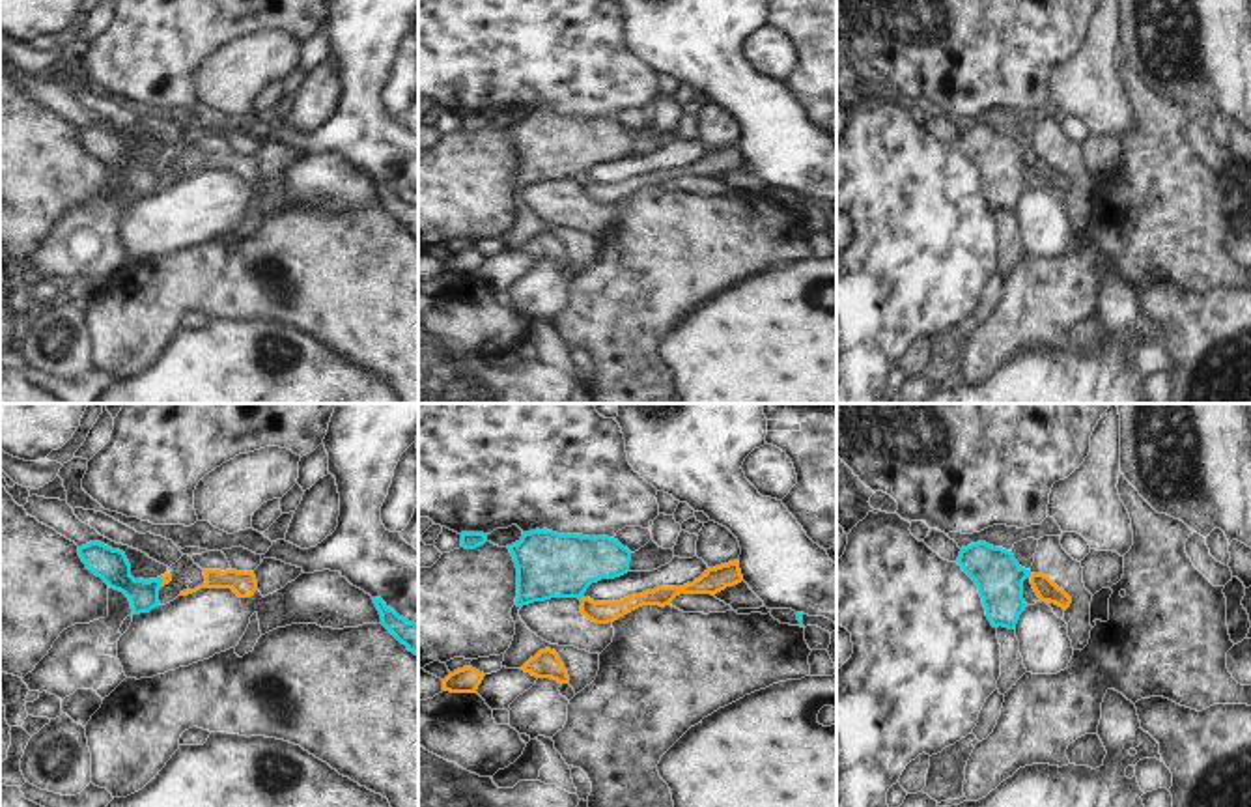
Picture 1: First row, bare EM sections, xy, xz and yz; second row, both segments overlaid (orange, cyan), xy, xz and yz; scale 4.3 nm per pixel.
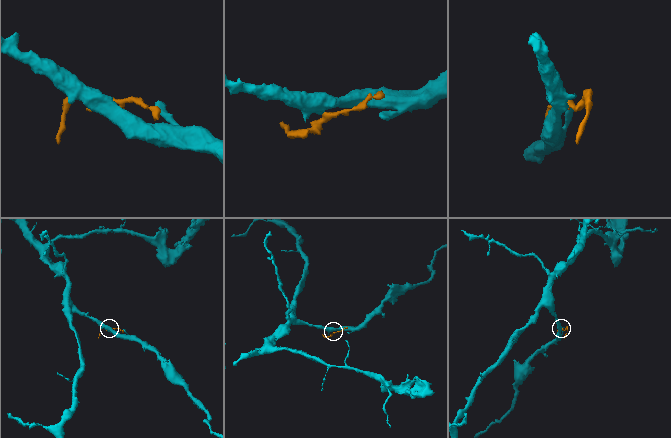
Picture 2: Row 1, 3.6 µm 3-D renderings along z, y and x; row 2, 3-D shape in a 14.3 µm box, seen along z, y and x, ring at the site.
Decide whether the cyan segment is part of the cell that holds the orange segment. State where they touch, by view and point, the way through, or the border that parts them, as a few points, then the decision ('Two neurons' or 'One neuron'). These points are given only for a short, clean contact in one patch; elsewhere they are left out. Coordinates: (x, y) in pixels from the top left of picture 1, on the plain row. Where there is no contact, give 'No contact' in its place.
Touches orange at xy (163, 163). Boundary: xy (163, 157), (159, 167). Two neurons.

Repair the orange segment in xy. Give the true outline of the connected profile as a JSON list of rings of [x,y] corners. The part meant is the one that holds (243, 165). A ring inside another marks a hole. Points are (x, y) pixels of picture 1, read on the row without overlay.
[[[204,151],[204,157],[205,157],[205,164],[204,164],[202,168],[198,168],[198,170],[194,170],[194,172],[183,172],[179,177],[189,177],[189,176],[192,176],[192,174],[196,174],[196,172],[200,172],[200,170],[232,170],[239,179],[250,179],[250,177],[254,177],[256,170],[258,170],[258,163],[256,163],[254,153],[237,153],[237,151],[226,151],[226,153],[220,153],[220,151]]]

